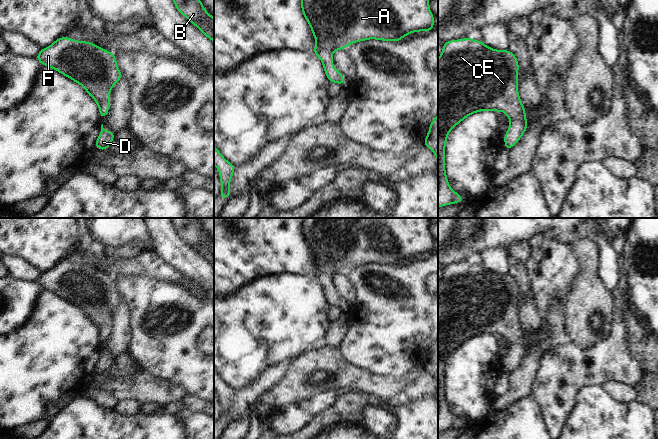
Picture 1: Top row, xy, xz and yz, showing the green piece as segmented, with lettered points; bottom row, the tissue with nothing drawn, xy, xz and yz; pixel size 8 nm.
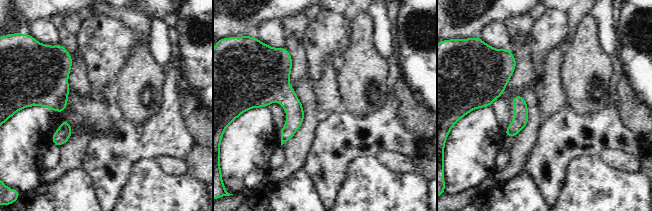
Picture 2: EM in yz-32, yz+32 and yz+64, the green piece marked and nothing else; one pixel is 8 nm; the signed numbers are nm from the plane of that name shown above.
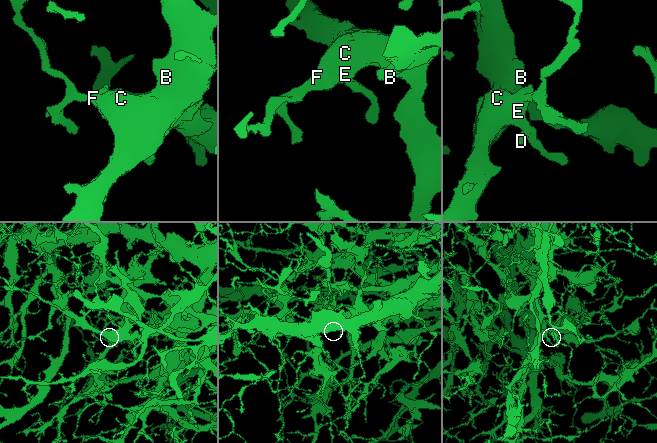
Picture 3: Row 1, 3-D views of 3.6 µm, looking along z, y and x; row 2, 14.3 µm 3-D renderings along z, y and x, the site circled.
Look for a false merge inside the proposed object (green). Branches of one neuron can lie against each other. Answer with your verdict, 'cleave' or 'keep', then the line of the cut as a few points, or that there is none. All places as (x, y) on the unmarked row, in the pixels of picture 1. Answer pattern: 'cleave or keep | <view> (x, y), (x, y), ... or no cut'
keep | no cut

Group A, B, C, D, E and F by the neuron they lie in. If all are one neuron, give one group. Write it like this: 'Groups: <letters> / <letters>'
Groups: A B C D E F.

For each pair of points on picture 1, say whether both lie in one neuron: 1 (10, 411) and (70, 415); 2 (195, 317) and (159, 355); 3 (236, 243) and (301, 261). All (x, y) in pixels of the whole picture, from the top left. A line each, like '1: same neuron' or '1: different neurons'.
1: different neurons
2: same neuron
3: same neuron

